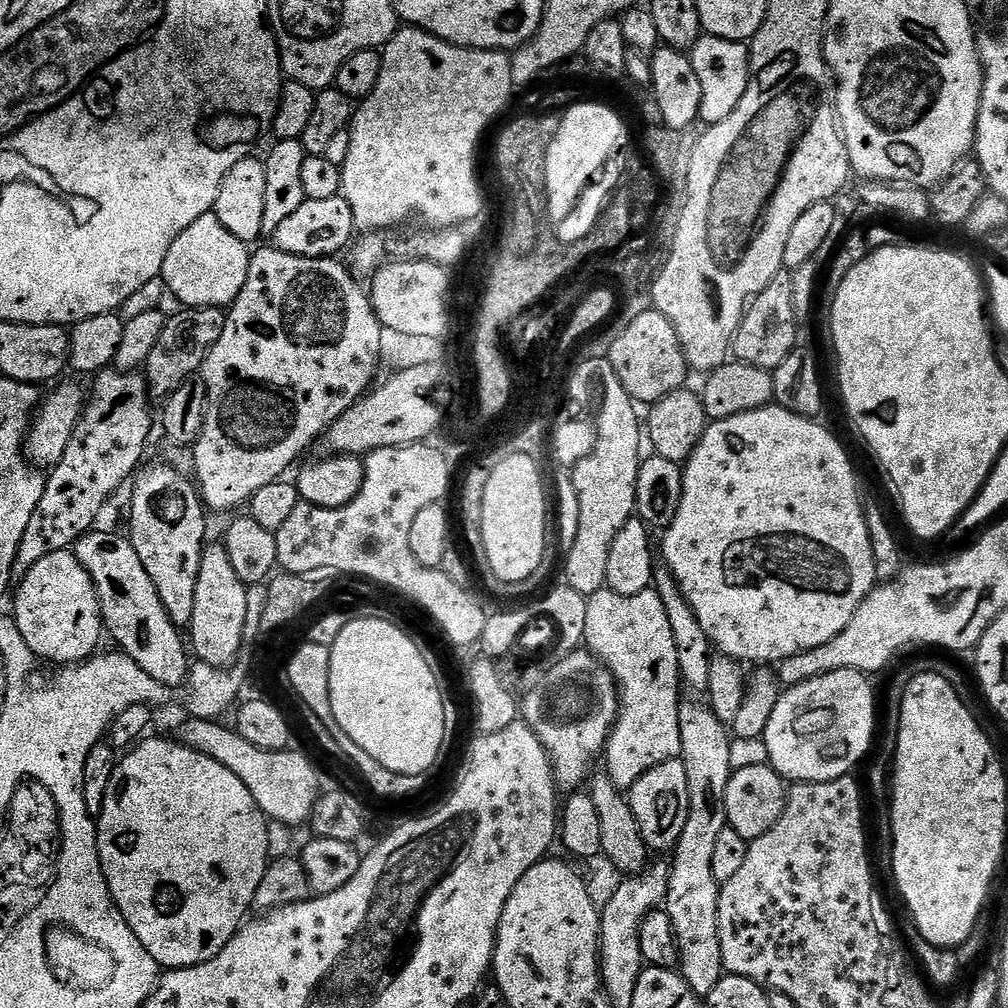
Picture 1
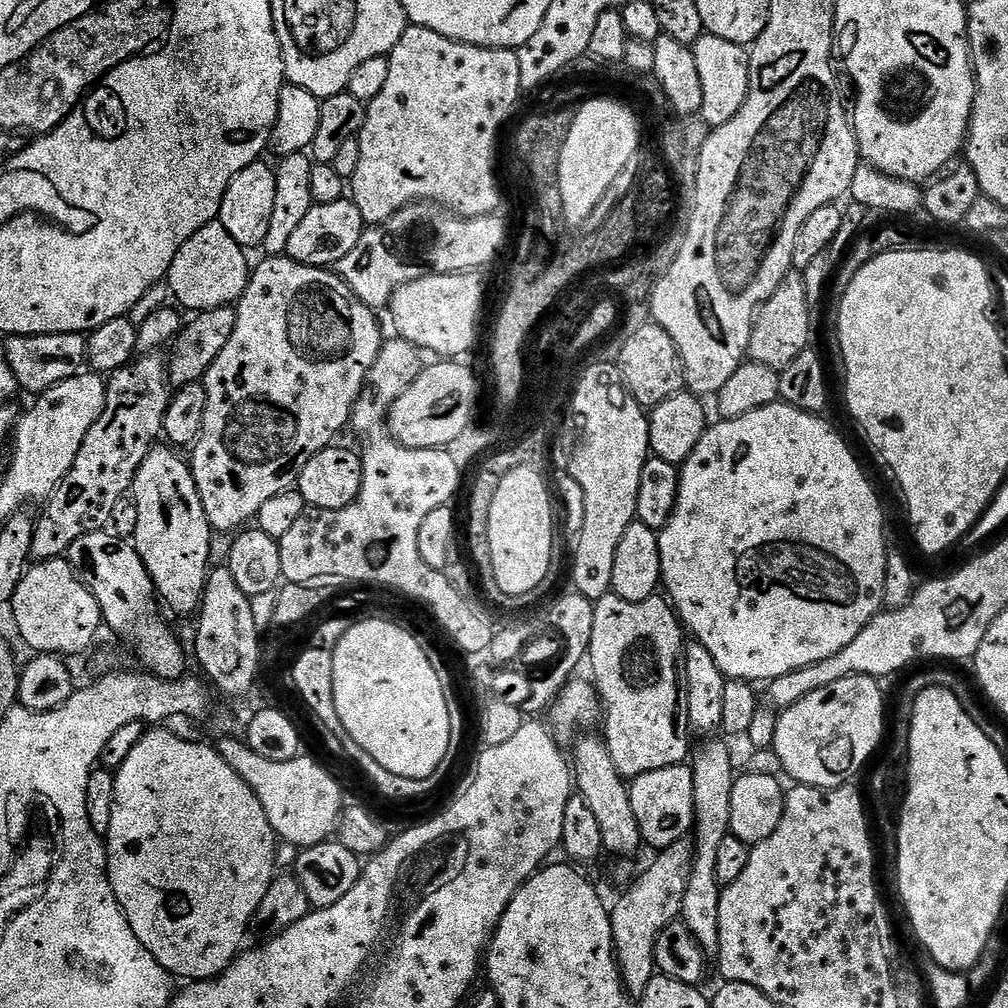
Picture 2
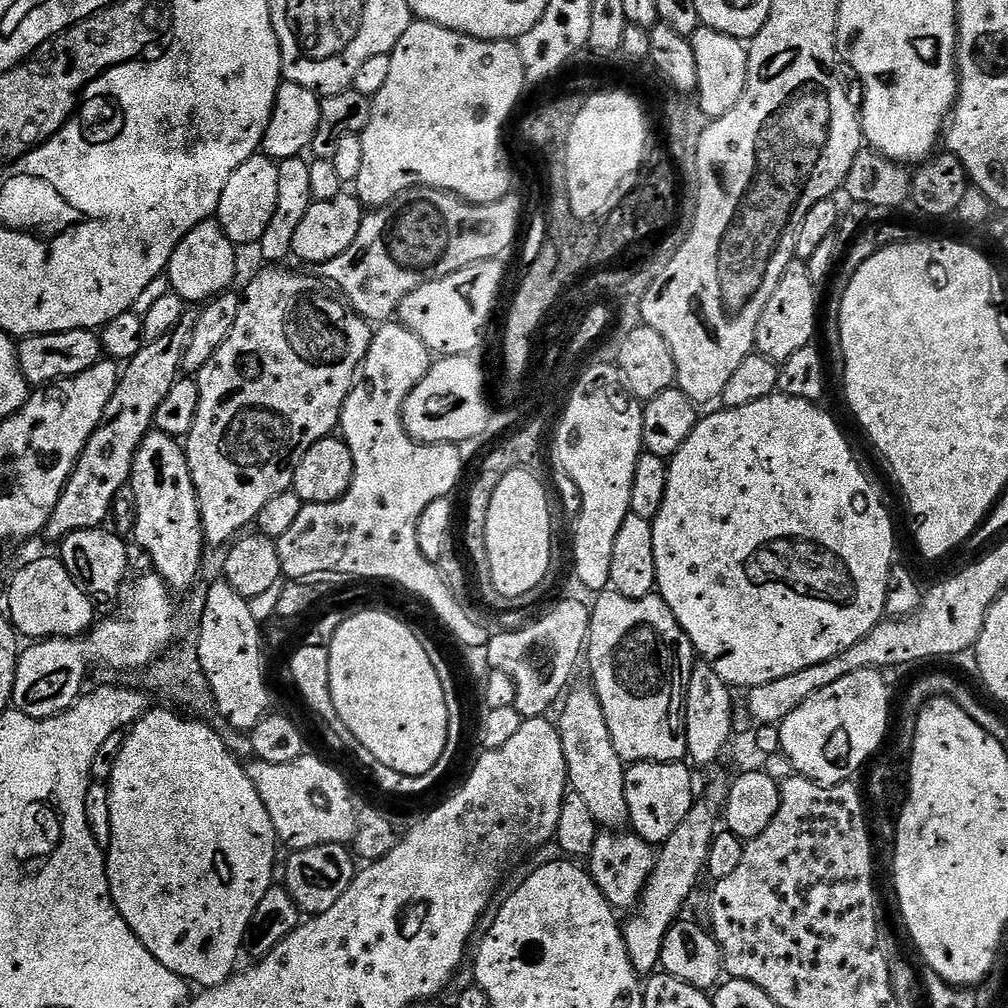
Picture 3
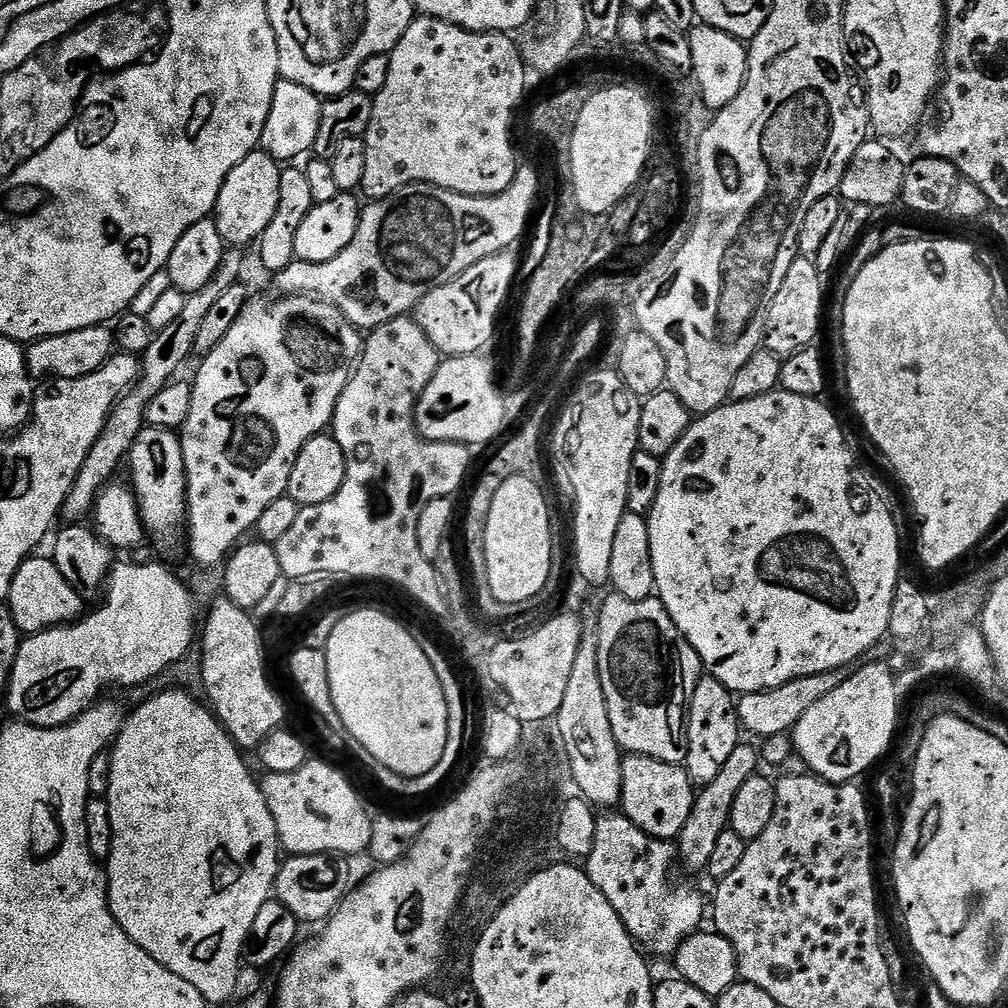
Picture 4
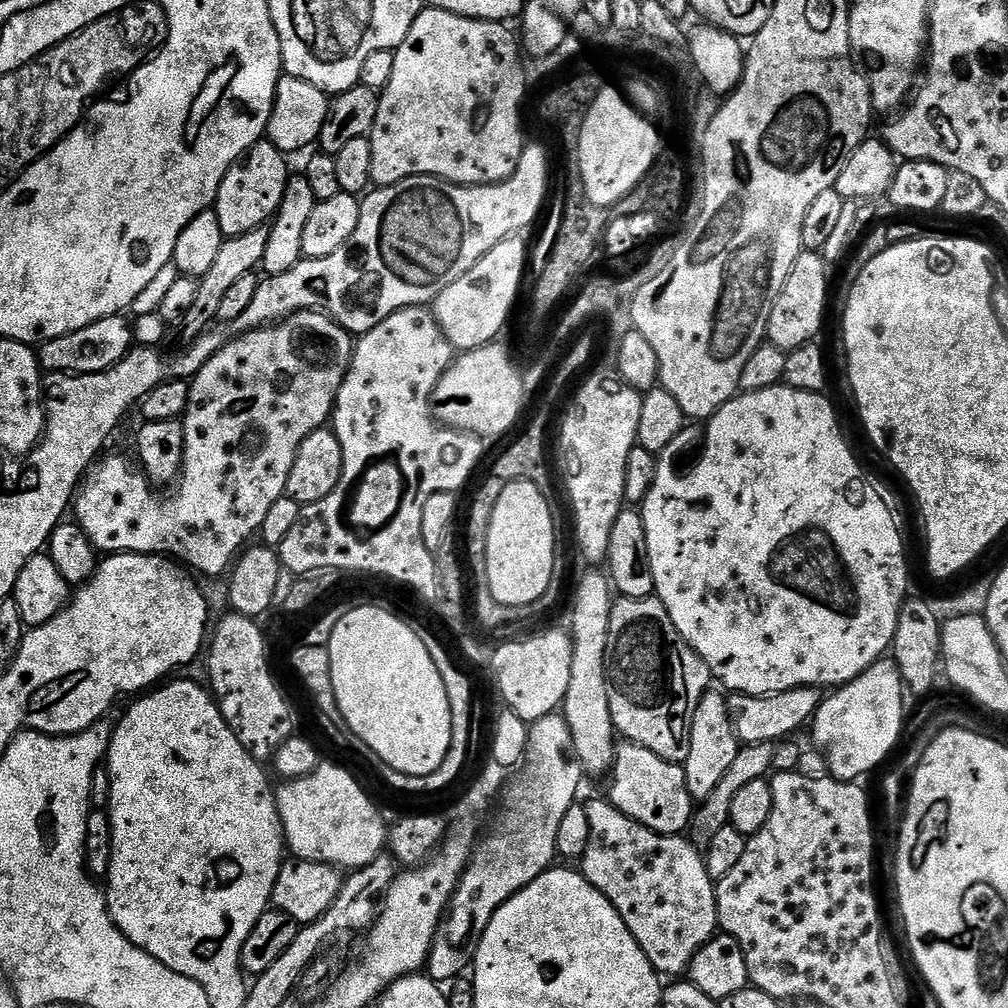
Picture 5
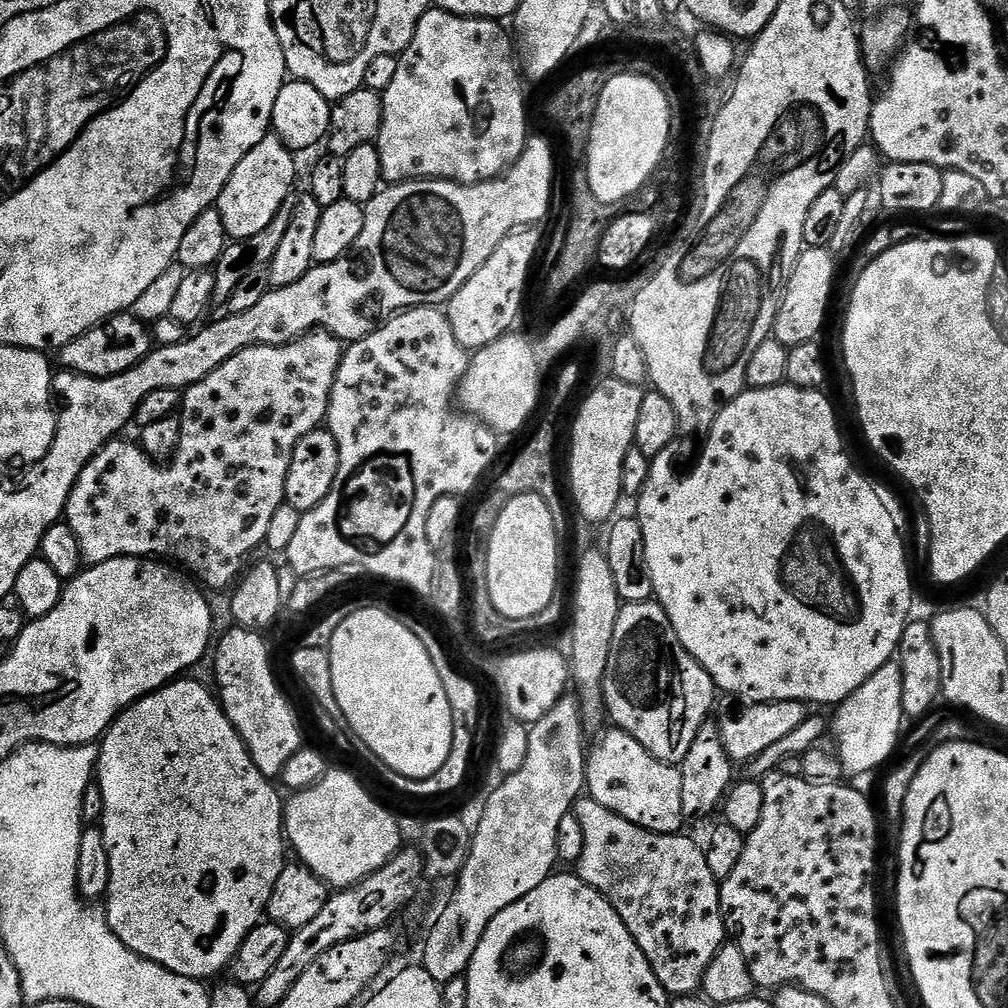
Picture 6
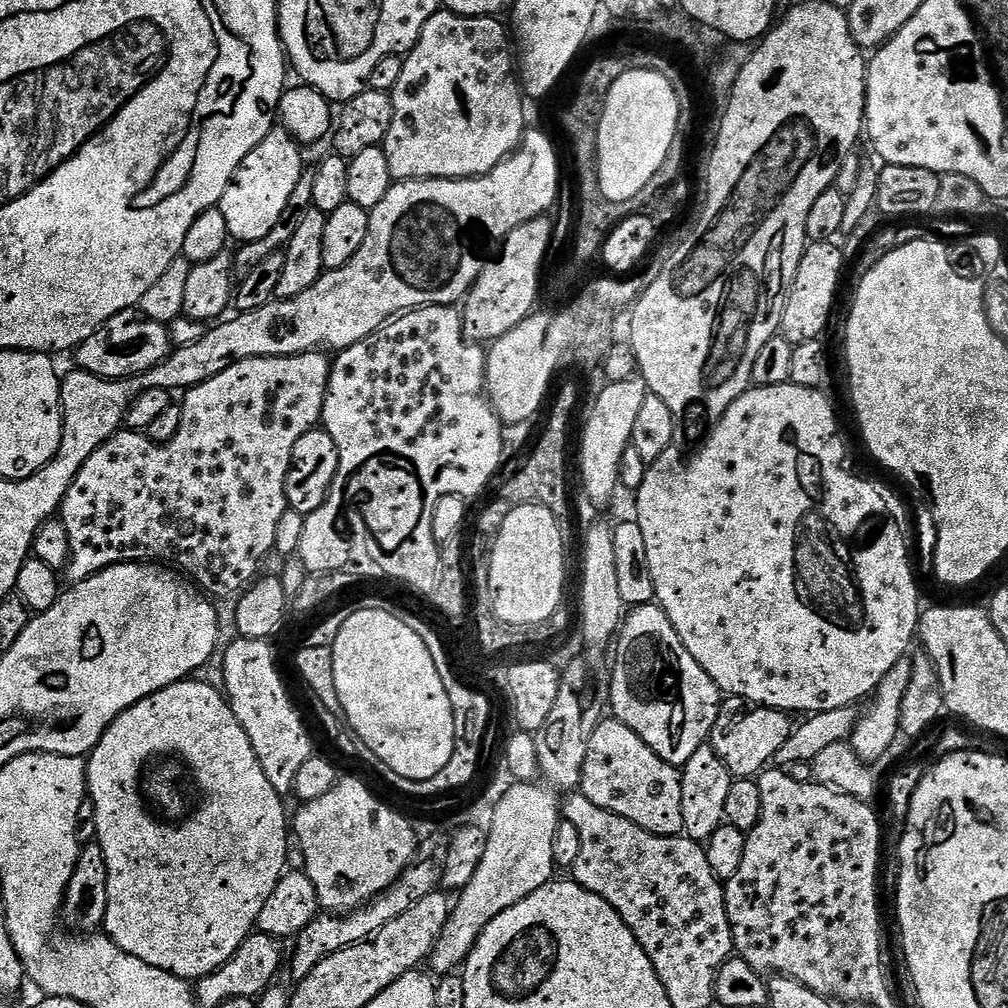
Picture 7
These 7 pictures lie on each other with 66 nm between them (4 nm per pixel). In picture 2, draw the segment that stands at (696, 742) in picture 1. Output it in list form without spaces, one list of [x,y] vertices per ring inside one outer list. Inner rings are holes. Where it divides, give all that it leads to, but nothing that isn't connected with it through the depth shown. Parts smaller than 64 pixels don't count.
[[[712,738],[709,744],[693,751],[690,756],[690,767],[694,778],[694,802],[696,803],[696,818],[694,821],[694,843],[696,857],[692,863],[690,882],[686,886],[686,898],[682,898],[680,911],[682,923],[688,927],[688,932],[698,942],[705,957],[712,958],[719,953],[718,938],[718,902],[722,886],[714,874],[715,861],[722,838],[730,835],[730,794],[732,793],[732,756],[723,744],[723,739]]]

